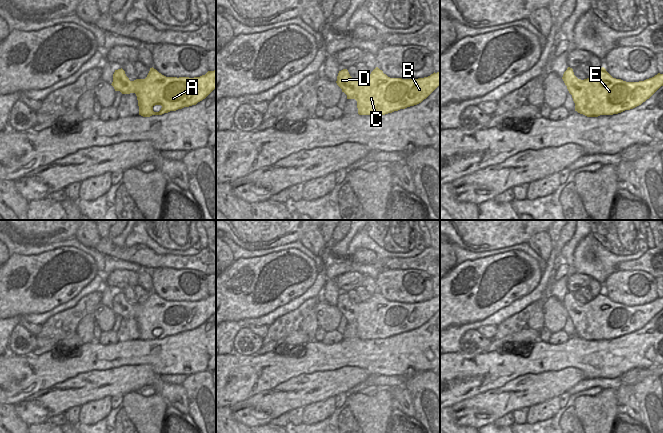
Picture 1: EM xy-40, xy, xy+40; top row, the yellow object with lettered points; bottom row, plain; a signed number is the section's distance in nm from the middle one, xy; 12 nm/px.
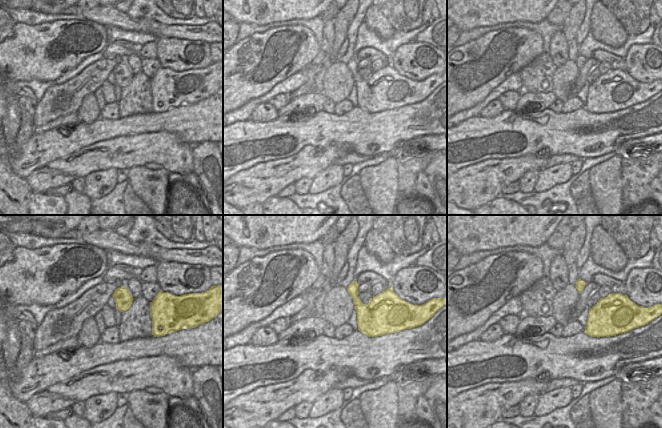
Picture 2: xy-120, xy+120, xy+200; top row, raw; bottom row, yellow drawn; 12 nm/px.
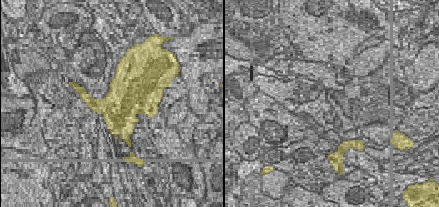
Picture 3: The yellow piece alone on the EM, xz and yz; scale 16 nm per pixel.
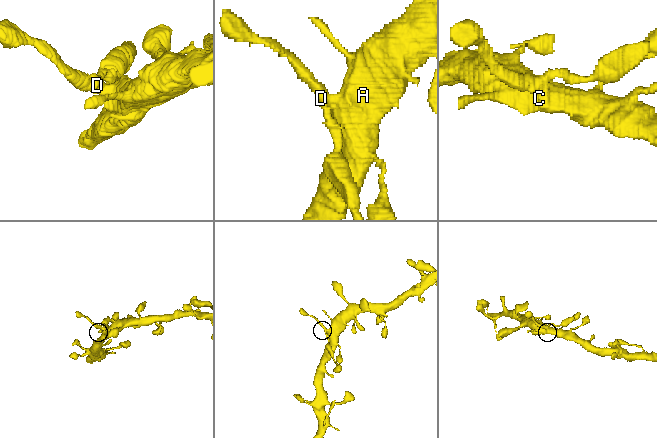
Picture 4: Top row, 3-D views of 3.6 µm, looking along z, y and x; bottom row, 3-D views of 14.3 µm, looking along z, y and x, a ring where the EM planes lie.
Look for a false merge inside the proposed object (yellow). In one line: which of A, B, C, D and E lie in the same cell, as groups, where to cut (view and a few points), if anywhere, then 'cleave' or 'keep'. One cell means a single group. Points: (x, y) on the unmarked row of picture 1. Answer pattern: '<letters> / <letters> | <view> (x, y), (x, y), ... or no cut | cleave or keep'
A B C E / D | xy+40 (578, 303), (578, 309), (574, 311), (572, 319) | cleave

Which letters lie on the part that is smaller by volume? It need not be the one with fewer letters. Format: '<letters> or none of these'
D

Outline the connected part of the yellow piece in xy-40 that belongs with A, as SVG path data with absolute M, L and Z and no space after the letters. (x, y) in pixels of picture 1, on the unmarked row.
M153 291L145 303L131 305L131 314L126 318L135 317L138 324L139 339L150 341L176 335L184 331L196 329L205 323L216 312L216 294L208 295L200 301L166 301Z

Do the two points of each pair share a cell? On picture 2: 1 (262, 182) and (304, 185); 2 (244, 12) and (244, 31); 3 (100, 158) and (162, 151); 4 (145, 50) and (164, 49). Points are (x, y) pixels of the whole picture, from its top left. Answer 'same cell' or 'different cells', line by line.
1: different cells
2: different cells
3: same cell
4: different cells

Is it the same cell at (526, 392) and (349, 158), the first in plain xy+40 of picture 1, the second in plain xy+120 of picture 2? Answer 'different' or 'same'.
different

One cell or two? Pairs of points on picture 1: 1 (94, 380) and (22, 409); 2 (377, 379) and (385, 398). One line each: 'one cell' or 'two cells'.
1: one cell
2: two cells

